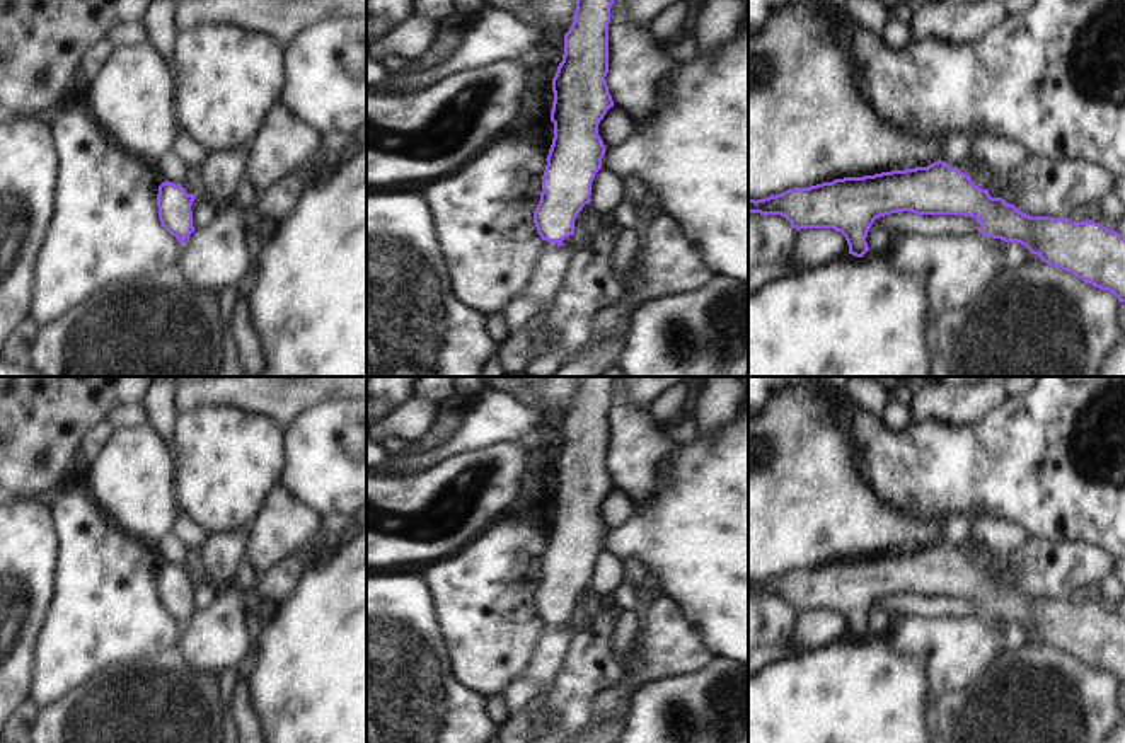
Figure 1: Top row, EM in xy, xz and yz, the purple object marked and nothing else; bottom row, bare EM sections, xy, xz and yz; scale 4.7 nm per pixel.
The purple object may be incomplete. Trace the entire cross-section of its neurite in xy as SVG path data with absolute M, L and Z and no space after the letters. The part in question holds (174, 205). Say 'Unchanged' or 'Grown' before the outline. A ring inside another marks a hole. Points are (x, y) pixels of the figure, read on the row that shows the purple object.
Unchanged. M165 181L159 186L159 220L179 242L184 242L194 232L191 211L194 198L196 194L188 194L181 184Z

